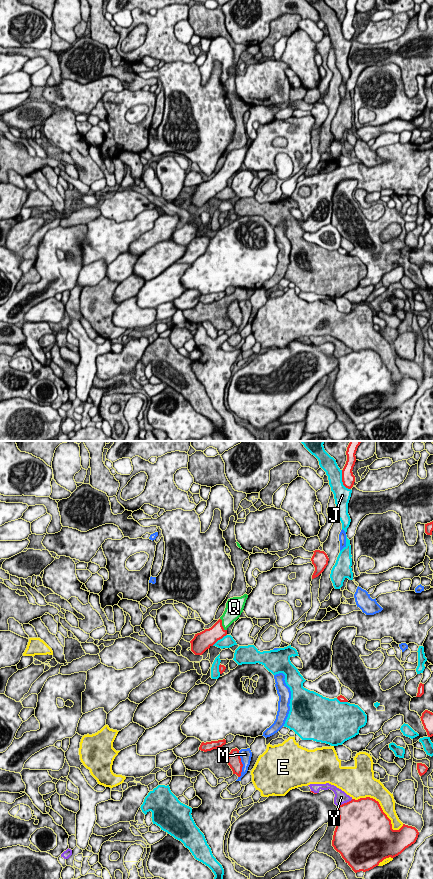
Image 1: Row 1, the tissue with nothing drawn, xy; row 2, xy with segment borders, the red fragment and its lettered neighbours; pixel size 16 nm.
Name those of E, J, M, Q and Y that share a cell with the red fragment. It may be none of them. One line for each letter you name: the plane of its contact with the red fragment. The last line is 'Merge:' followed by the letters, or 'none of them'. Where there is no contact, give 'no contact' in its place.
Q: meets red in xy
Merge: Q

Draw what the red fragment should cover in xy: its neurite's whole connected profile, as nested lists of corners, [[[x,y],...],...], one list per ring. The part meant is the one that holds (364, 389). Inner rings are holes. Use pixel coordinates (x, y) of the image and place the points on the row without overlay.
[[[373,350],[352,351],[337,360],[339,371],[336,375],[332,398],[355,425],[369,423],[384,411],[398,408],[418,390],[419,384],[412,378],[403,376],[399,382],[393,382],[391,372],[383,364],[379,354]]]

